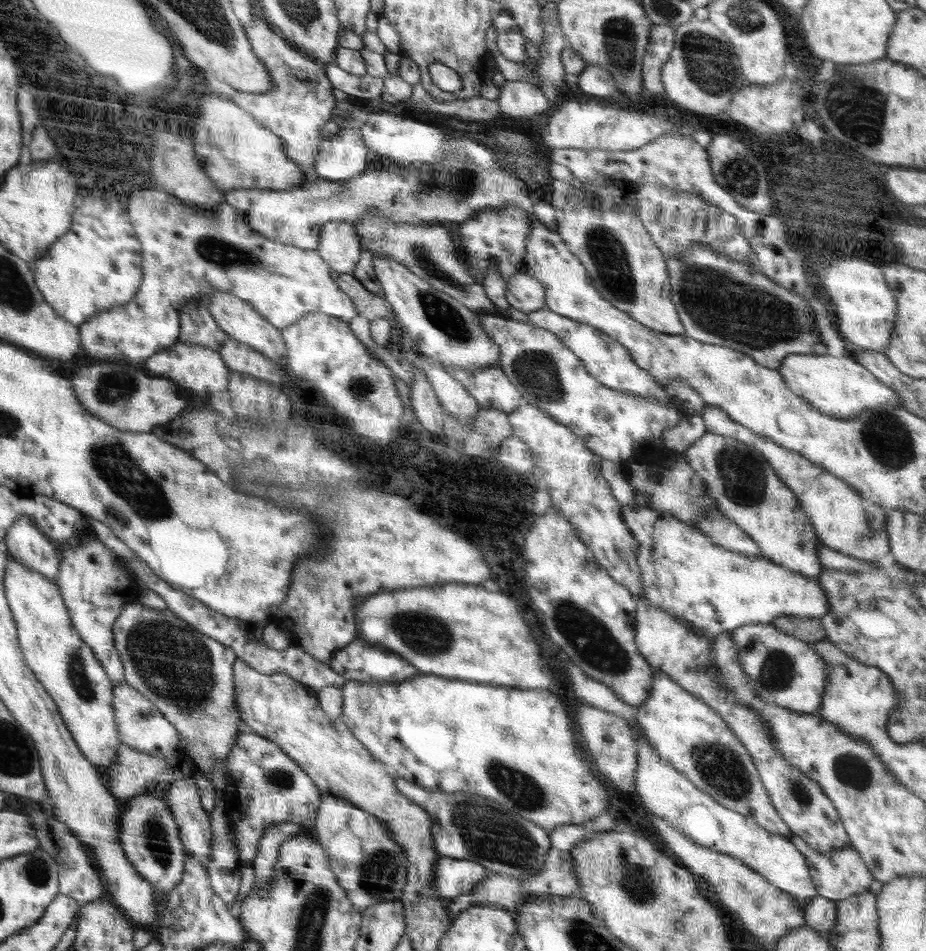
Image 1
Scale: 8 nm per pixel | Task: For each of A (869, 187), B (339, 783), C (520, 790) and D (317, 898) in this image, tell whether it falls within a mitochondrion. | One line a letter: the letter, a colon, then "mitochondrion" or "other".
A: other
B: other
C: mitochondrion
D: mitochondrion

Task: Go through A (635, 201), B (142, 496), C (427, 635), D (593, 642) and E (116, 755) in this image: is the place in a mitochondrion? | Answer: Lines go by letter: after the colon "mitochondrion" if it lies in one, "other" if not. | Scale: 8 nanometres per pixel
A: other
B: mitochondrion
C: mitochondrion
D: mitochondrion
E: other

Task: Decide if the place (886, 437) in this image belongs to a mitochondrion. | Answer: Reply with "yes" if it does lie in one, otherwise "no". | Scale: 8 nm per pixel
yes

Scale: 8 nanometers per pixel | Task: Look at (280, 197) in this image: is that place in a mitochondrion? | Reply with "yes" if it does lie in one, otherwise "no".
no

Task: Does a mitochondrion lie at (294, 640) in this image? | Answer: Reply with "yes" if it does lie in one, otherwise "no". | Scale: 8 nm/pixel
no

